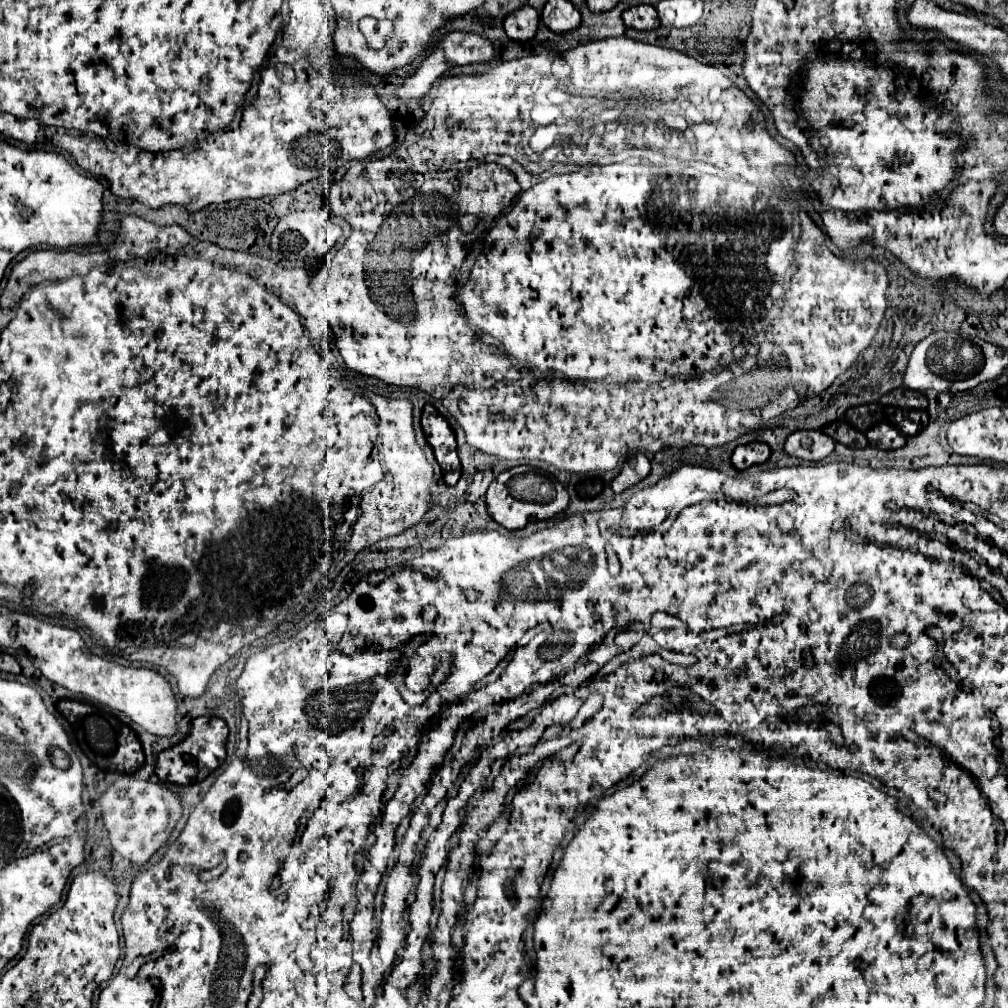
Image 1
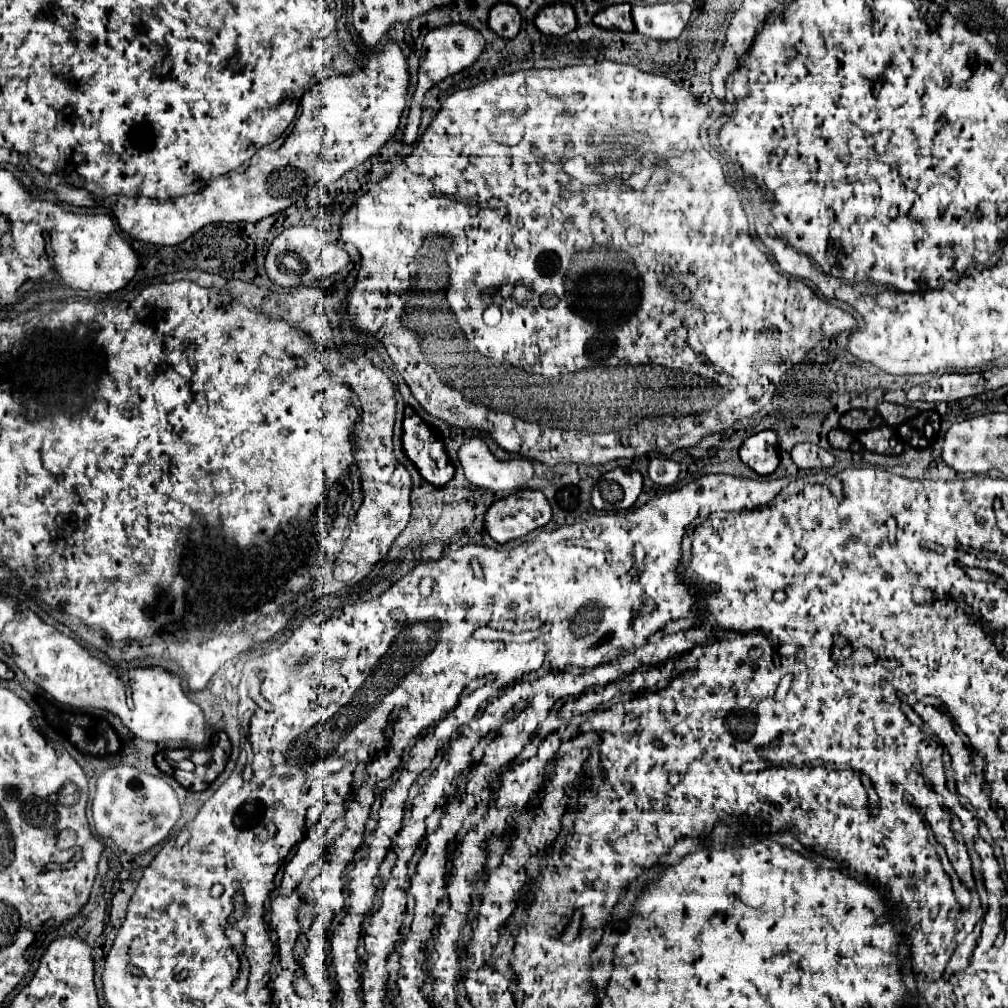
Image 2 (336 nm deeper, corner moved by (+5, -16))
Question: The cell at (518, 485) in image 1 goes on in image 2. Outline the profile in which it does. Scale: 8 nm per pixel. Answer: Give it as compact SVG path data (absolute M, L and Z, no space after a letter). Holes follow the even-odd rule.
M519 488L513 494L495 500L489 510L485 512L485 520L483 520L483 530L499 544L505 544L513 538L525 536L527 532L545 526L547 522L551 522L553 512L551 512L551 504L547 502L545 494L541 490L531 490L531 488Z

